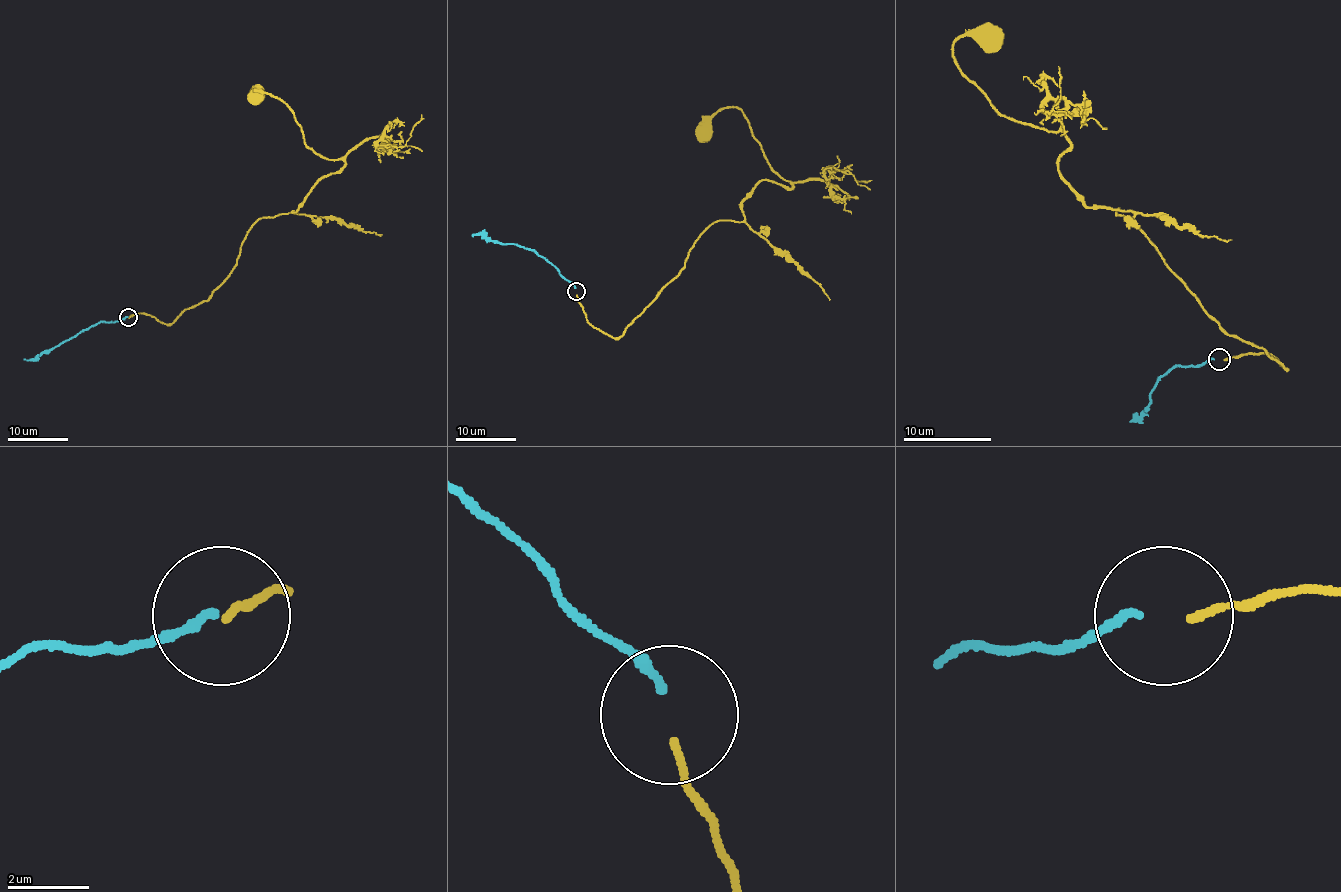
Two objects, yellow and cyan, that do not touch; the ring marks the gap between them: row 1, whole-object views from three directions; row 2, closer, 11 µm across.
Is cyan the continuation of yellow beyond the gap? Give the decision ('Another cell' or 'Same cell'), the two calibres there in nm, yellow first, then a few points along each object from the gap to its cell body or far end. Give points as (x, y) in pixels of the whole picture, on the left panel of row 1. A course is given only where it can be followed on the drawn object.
Same cell. Thickness 180 nm (yellow) against 200 nm. Course of yellow: (129, 317), (170, 323), (206, 301), (259, 219), (296, 213), (344, 164), (312, 150), (279, 99), (256, 94). Course of cyan: (127, 317), (98, 322), (33, 358), (24, 358)

